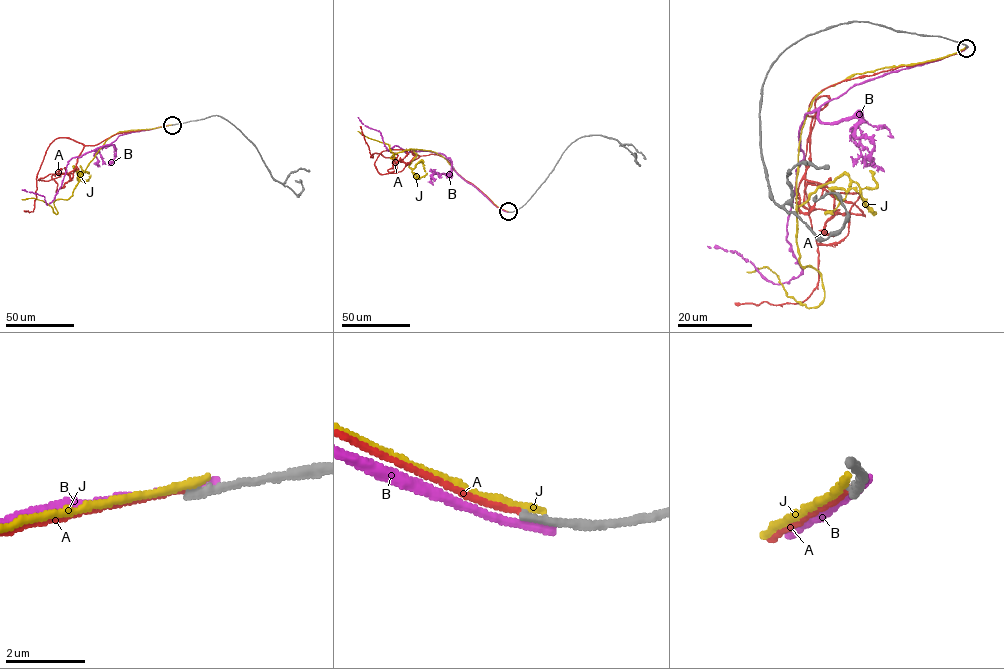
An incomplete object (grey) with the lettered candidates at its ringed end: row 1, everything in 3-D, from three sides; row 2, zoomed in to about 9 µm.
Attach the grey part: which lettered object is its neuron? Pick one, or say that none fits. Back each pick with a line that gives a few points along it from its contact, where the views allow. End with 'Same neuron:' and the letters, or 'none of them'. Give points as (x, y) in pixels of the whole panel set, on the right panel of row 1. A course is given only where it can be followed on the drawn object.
Same neuron: none of them

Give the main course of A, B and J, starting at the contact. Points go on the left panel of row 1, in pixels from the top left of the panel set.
A: (171, 124), (117, 133), (94, 145), (64, 137), (55, 139), (46, 151), (37, 175), (33, 211), (24, 210)
B: (172, 124), (120, 135), (110, 143), (73, 157), (68, 162), (62, 185), (49, 204), (45, 197), (22, 189)
J: (172, 124), (120, 131), (112, 136), (90, 161), (72, 195), (54, 202), (57, 214), (41, 200), (21, 199)

